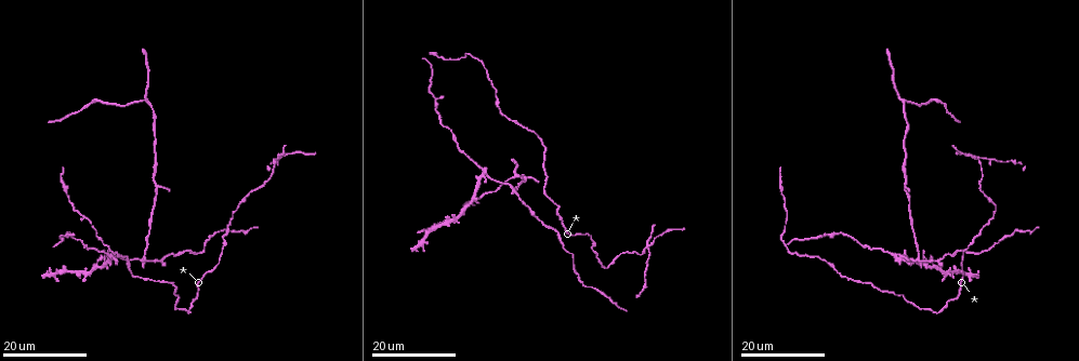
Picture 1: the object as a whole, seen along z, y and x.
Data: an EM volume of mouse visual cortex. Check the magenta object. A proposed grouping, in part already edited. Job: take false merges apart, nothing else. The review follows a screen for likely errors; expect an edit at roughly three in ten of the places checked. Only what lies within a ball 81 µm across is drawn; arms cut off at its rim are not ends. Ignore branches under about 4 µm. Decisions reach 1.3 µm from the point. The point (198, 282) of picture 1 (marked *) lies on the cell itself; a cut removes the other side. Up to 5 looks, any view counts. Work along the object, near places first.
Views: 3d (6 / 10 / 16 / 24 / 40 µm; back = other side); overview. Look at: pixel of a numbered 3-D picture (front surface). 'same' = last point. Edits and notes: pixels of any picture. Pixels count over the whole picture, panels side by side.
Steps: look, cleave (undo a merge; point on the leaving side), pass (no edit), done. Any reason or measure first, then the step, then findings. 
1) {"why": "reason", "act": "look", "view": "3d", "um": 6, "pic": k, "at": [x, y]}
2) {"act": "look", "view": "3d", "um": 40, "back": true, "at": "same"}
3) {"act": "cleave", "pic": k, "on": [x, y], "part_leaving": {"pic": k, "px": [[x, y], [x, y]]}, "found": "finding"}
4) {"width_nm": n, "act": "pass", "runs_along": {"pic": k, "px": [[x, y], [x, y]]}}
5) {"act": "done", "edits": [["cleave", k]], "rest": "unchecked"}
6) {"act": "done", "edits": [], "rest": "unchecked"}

{"why": "looks like a crossing", "act": "look", "view": "3d", "um": 16, "pic": 1, "at": [973, 156]}

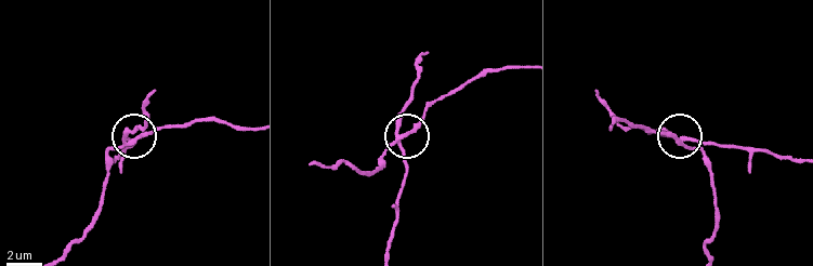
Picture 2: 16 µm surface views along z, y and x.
{"act": "look", "view": "3d", "um": 10, "pic": 2, "at": [686, 136]}

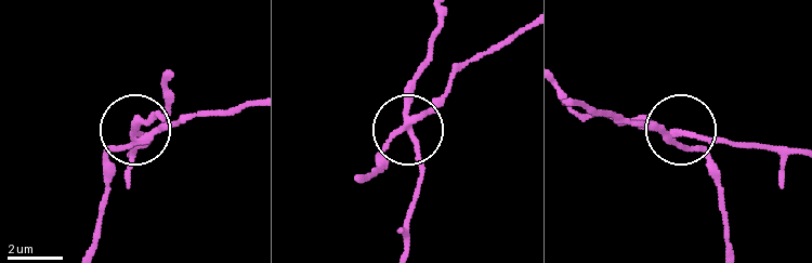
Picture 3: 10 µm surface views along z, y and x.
{"act": "look", "view": "3d", "um": 6, "pic": 3, "at": [677, 135]}

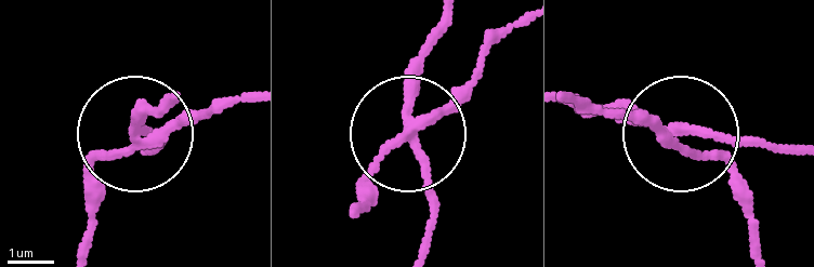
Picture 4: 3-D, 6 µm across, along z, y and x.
{"side_arm_um": 11, "act": "cleave", "pic": 4, "on": [144, 105], "part_leaving": {"pic": 4, "px": [[677, 131], [789, 143]]}, "found": "two cells meet here"}

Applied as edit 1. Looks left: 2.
{"why": "calibre changes", "act": "look", "view": "3d", "um": 24, "pic": 1, "at": [993, 202]}

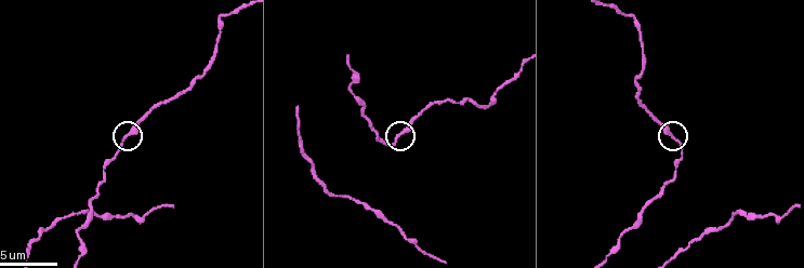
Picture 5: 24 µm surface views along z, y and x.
{"act": "look", "view": "3d", "um": 6, "pic": 5, "at": [396, 135]}

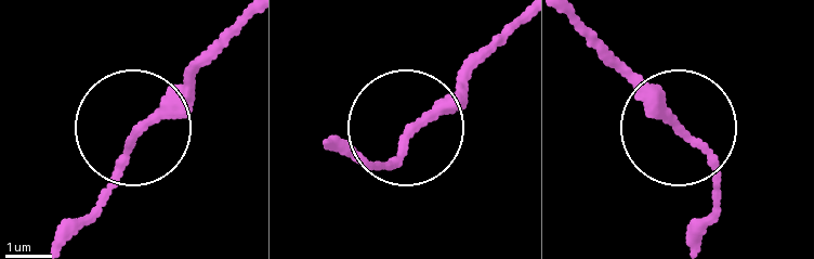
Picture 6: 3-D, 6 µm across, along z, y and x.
{"act": "pass", "runs_along": {"pic": 6, "px": [[331, 139], [370, 163], [390, 158], [475, 62]]}, "found": "continuous, no second cell"}

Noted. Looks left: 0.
{"act": "done", "edits": [["cleave", 4]], "rest": "unchecked"}

